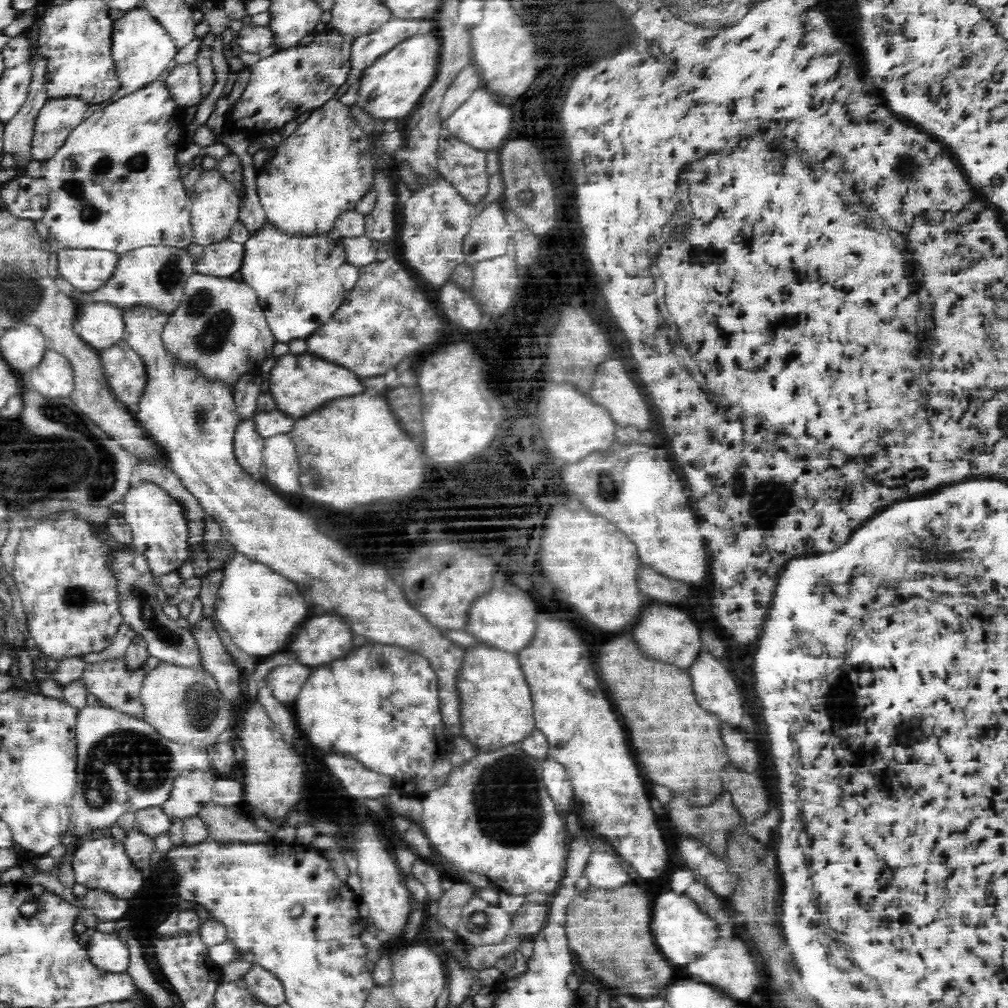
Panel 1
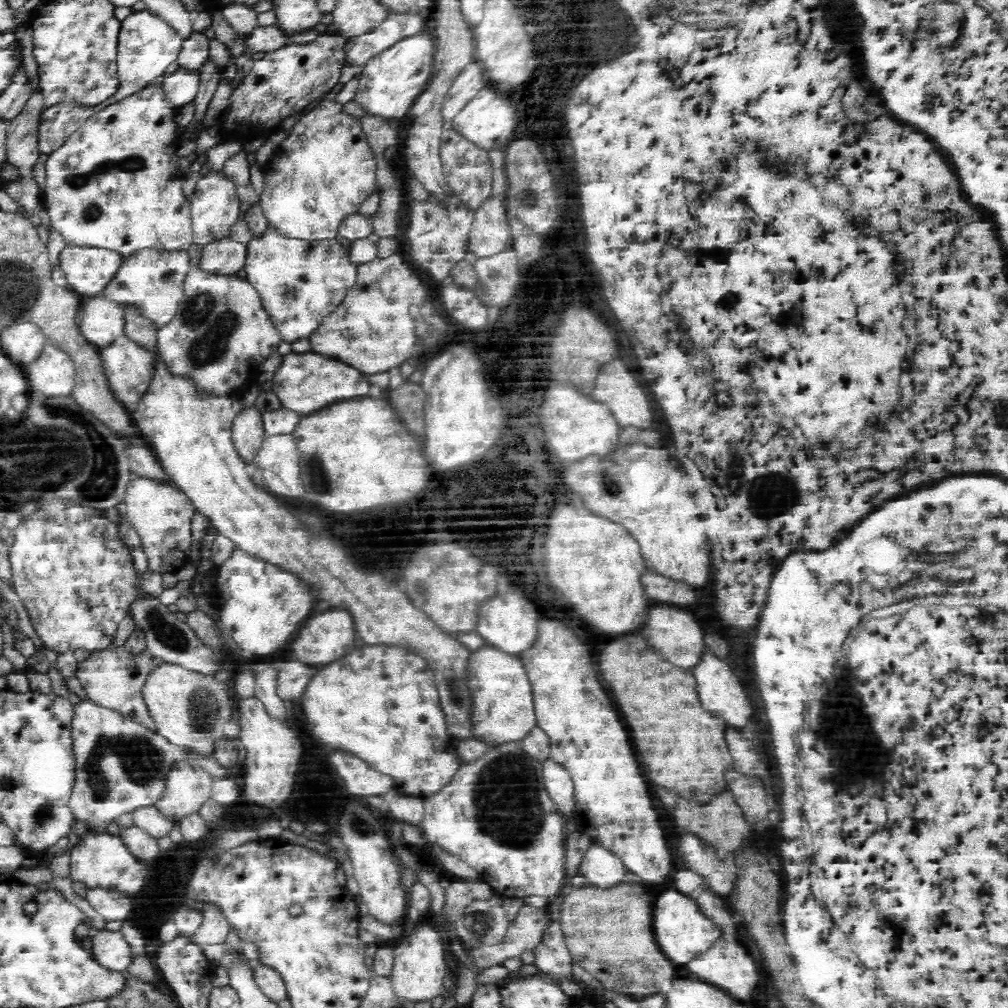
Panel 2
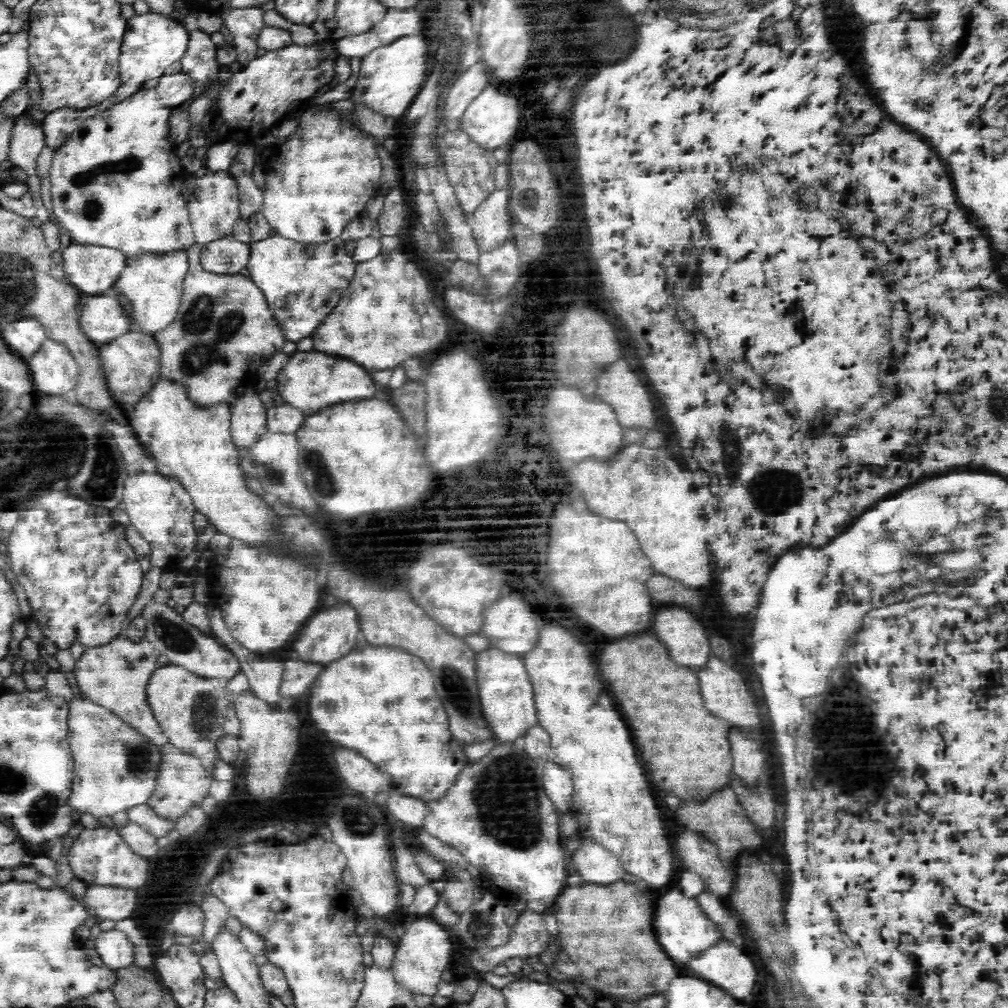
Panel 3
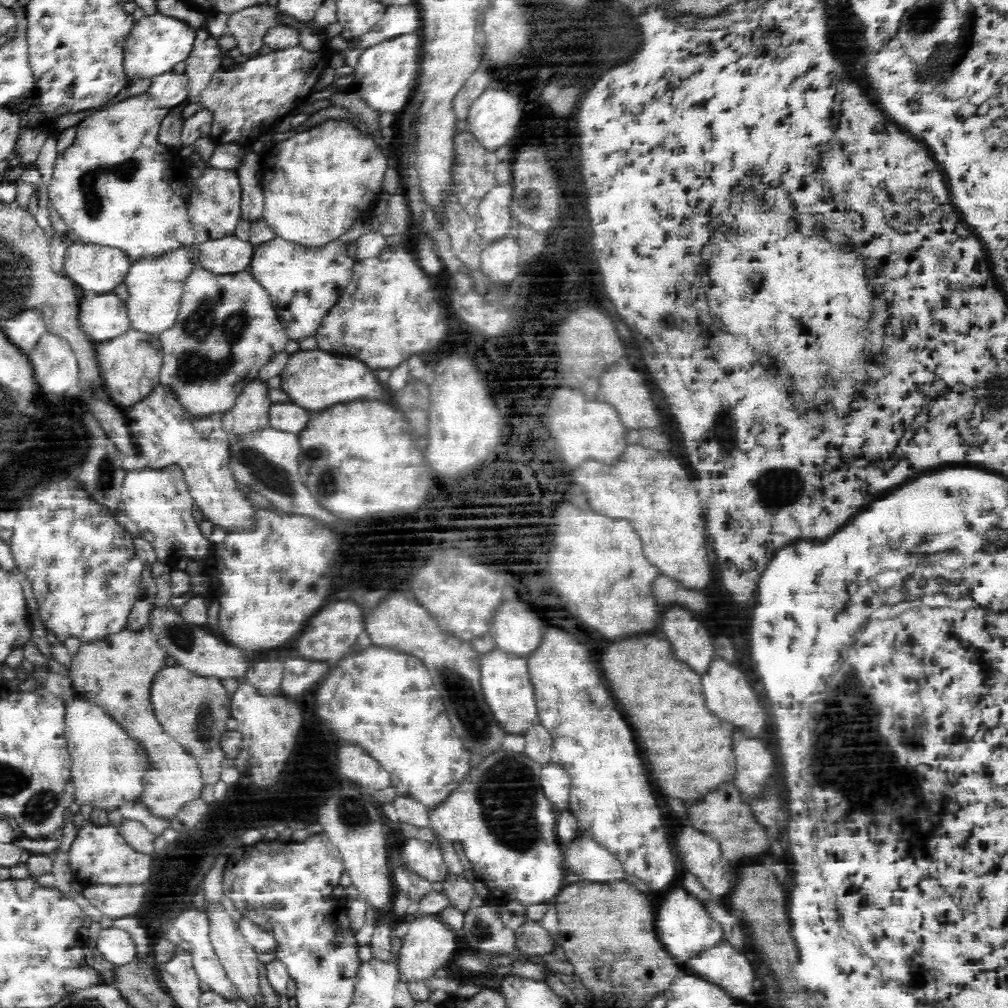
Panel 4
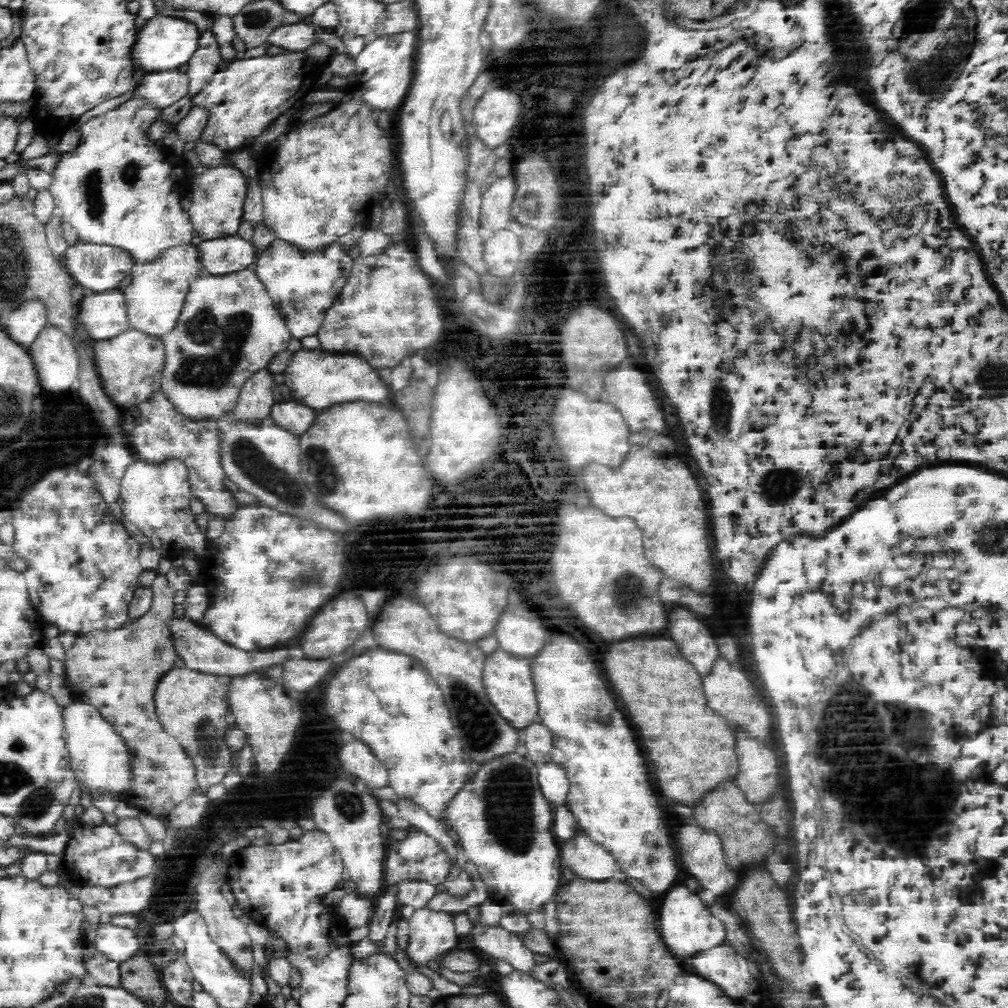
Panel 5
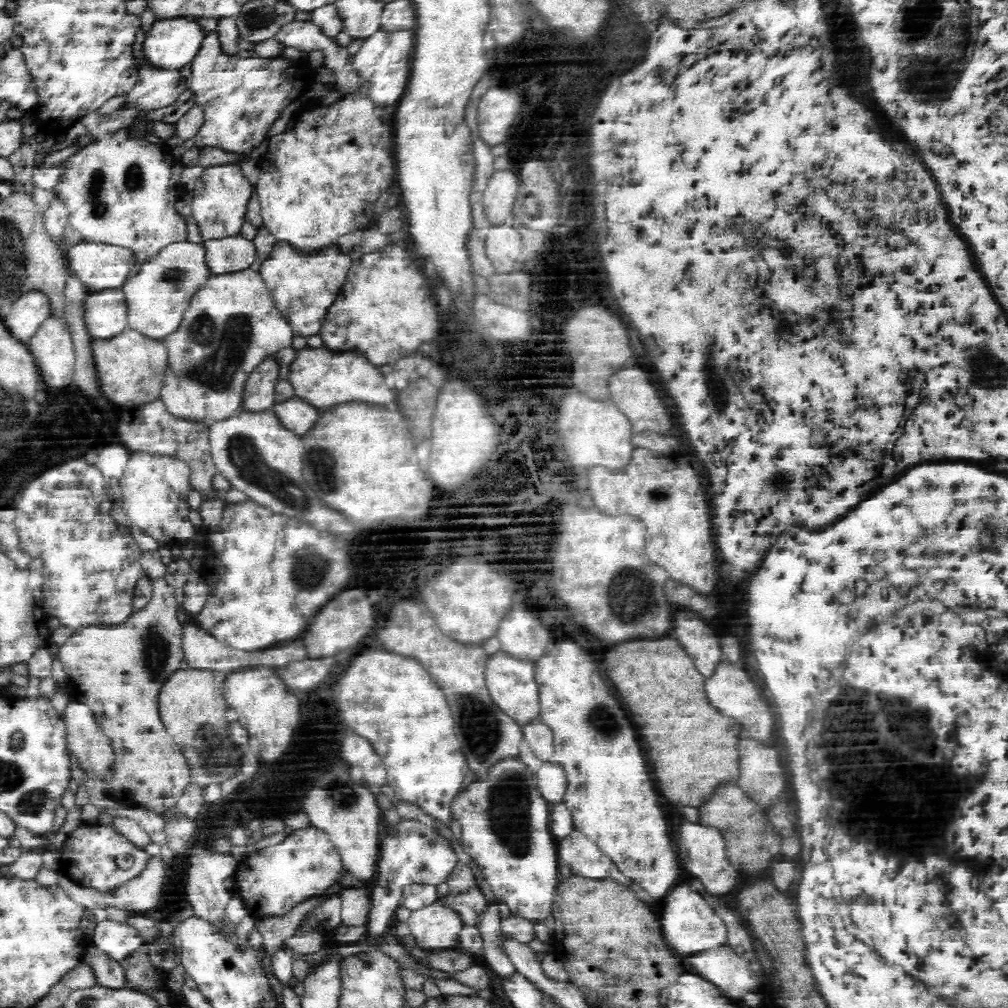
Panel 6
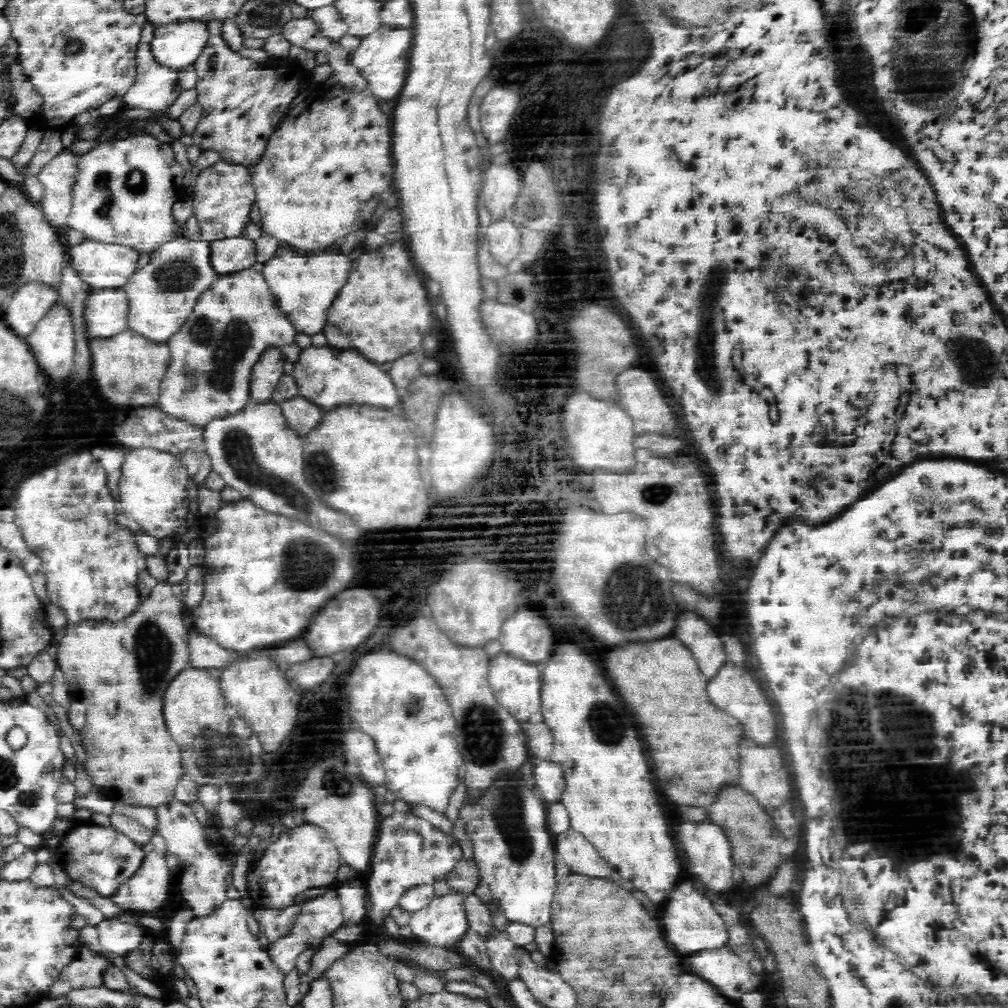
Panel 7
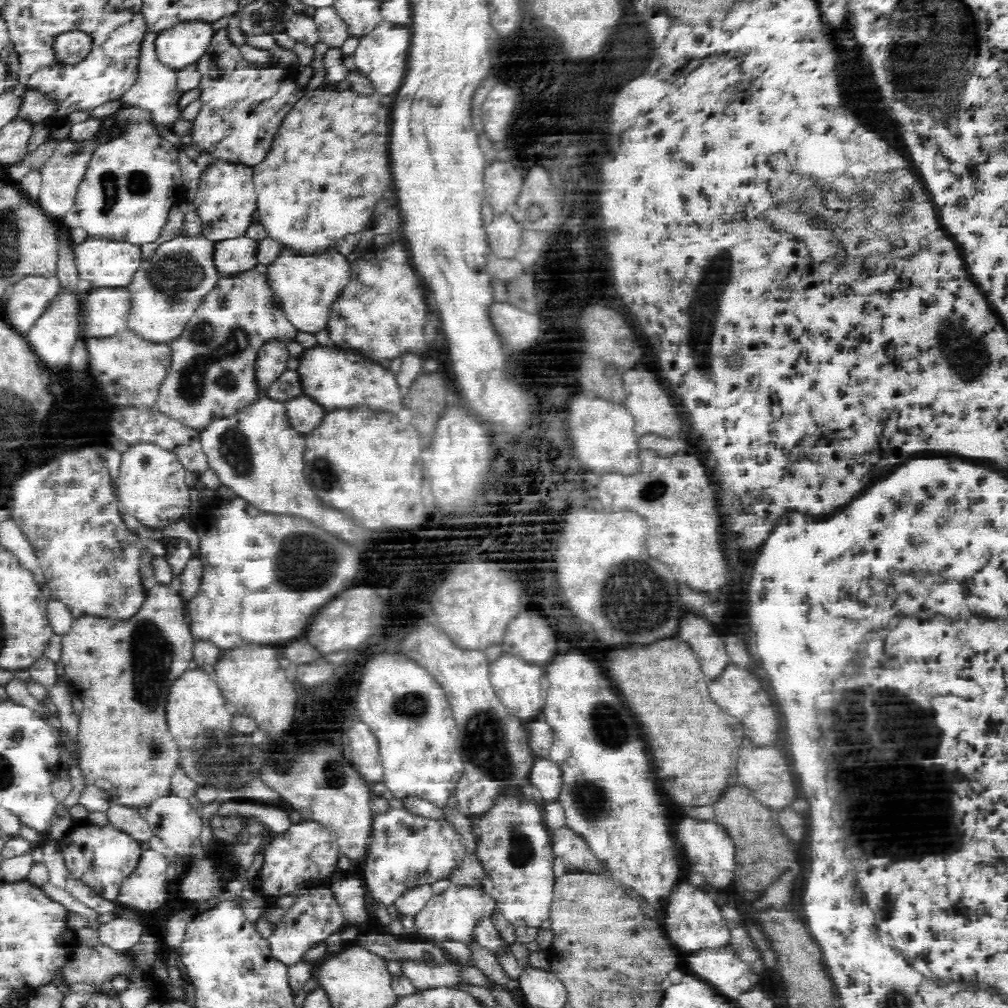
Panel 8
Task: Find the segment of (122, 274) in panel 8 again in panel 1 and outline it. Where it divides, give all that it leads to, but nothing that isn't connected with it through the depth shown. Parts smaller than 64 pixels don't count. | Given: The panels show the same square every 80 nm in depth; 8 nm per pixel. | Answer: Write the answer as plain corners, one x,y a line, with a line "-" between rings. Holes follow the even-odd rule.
60,248
57,251
58,272
62,275
62,278
70,282
74,286
76,292
82,292
82,294
90,294
90,292
96,292
103,284
106,284
107,280
110,280
110,276
116,268
119,255
115,252
96,249
85,248

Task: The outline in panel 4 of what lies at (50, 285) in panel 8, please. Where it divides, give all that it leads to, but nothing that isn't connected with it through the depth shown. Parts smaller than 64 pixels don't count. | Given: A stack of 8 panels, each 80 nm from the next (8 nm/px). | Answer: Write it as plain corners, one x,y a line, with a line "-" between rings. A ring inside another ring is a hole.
25,308
14,313
2,322
2,330
10,342
18,345
26,354
34,348
42,333
47,331
42,311
38,308

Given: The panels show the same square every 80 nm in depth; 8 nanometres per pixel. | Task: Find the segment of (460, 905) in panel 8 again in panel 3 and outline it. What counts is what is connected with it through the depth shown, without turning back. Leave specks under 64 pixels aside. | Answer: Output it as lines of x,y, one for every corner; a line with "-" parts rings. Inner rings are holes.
417,917
406,925
405,933
399,937
395,946
395,957
392,964
394,979
398,986
414,993
434,996
440,976
450,962
453,932
431,917

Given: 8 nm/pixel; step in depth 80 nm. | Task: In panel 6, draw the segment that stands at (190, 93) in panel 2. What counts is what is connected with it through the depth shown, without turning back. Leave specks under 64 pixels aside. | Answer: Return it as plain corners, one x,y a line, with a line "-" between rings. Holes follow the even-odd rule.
142,56
138,68
138,81
132,90
125,94
126,104
134,109
159,110
173,104
186,90
186,79
178,70
163,70
153,66

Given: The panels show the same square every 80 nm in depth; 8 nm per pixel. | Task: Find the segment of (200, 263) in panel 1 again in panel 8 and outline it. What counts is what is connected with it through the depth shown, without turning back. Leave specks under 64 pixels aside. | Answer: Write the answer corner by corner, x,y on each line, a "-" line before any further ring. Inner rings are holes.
246,235
214,244
214,264
224,277
254,269
259,262
257,254
258,241

